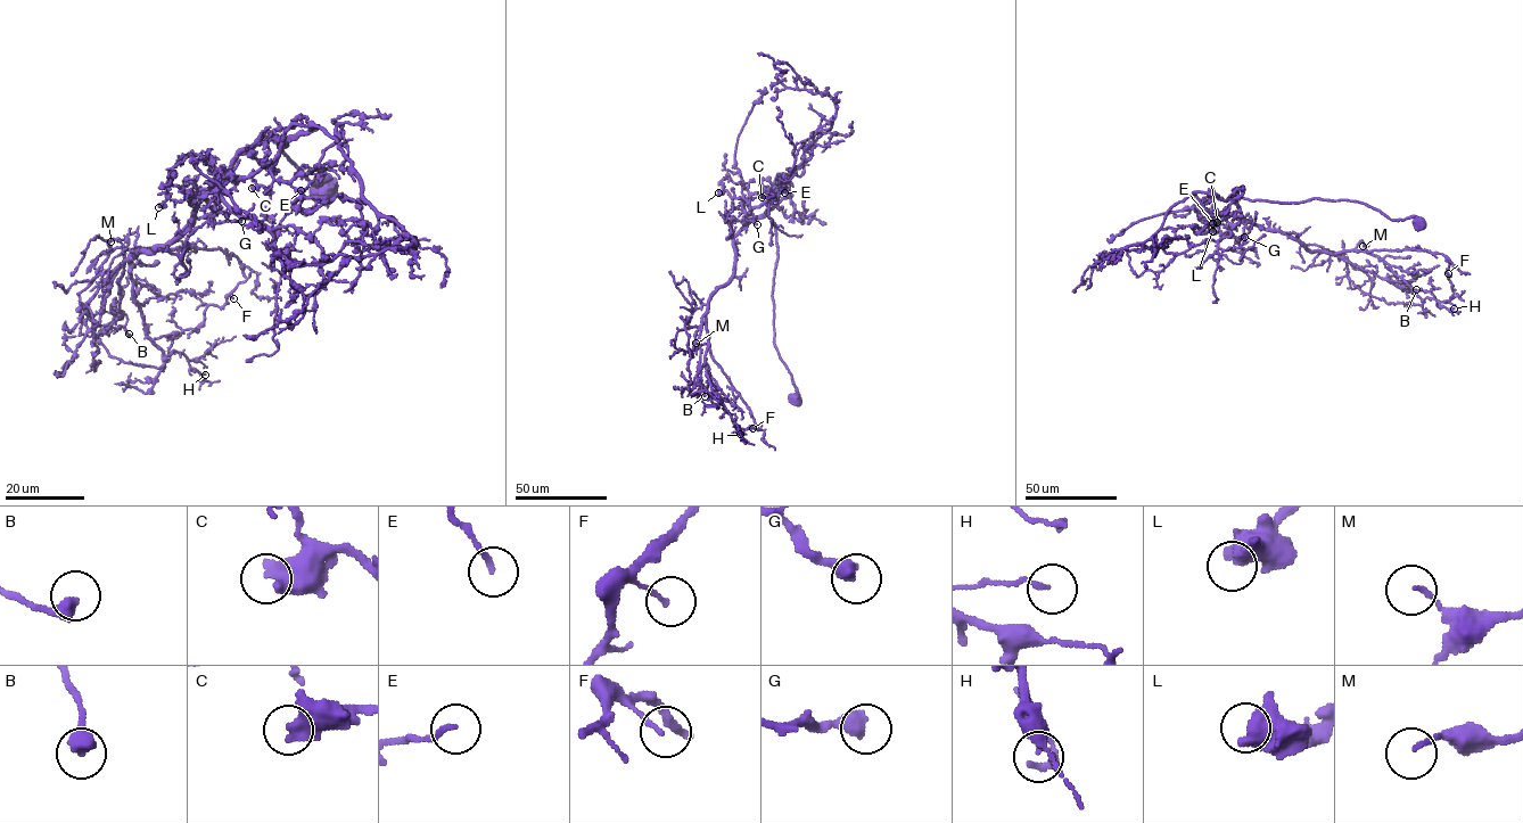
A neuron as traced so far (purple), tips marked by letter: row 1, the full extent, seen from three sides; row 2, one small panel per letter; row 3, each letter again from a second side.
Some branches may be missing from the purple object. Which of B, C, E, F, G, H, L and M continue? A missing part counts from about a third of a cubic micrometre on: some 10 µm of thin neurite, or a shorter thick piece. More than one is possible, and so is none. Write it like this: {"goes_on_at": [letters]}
{"goes_on_at": ["G"]}

